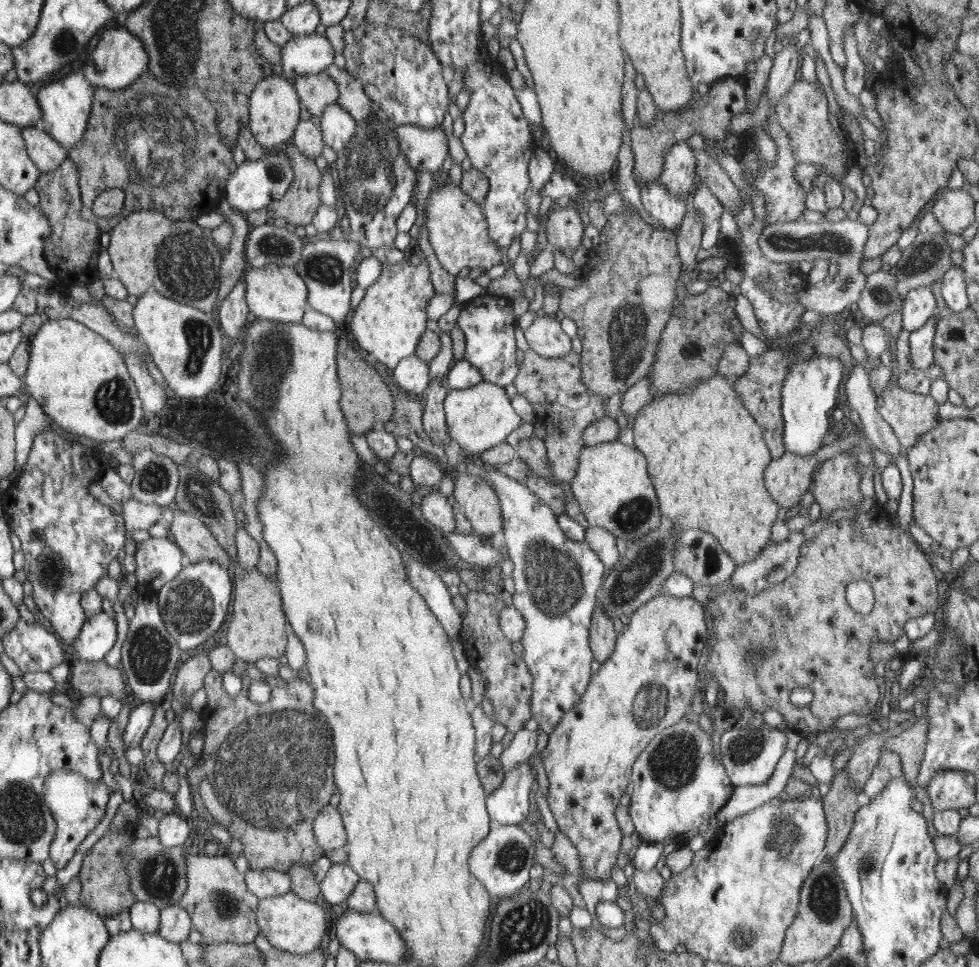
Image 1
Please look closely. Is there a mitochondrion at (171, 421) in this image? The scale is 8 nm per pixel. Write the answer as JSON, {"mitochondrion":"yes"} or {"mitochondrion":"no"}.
{"mitochondrion":"no"}

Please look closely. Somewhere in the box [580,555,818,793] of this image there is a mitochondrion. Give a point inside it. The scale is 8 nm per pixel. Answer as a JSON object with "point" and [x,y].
{"point":[758,656]}

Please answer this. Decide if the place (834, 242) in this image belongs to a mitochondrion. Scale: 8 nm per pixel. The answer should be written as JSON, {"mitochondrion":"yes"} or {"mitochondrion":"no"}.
{"mitochondrion":"yes"}

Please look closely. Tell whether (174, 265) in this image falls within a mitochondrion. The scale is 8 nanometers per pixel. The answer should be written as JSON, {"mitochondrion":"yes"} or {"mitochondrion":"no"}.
{"mitochondrion":"yes"}

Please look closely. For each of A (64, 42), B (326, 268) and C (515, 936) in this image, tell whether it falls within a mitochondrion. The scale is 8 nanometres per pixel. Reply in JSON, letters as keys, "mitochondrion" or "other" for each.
{"A":"mitochondrion","B":"mitochondrion","C":"mitochondrion"}

